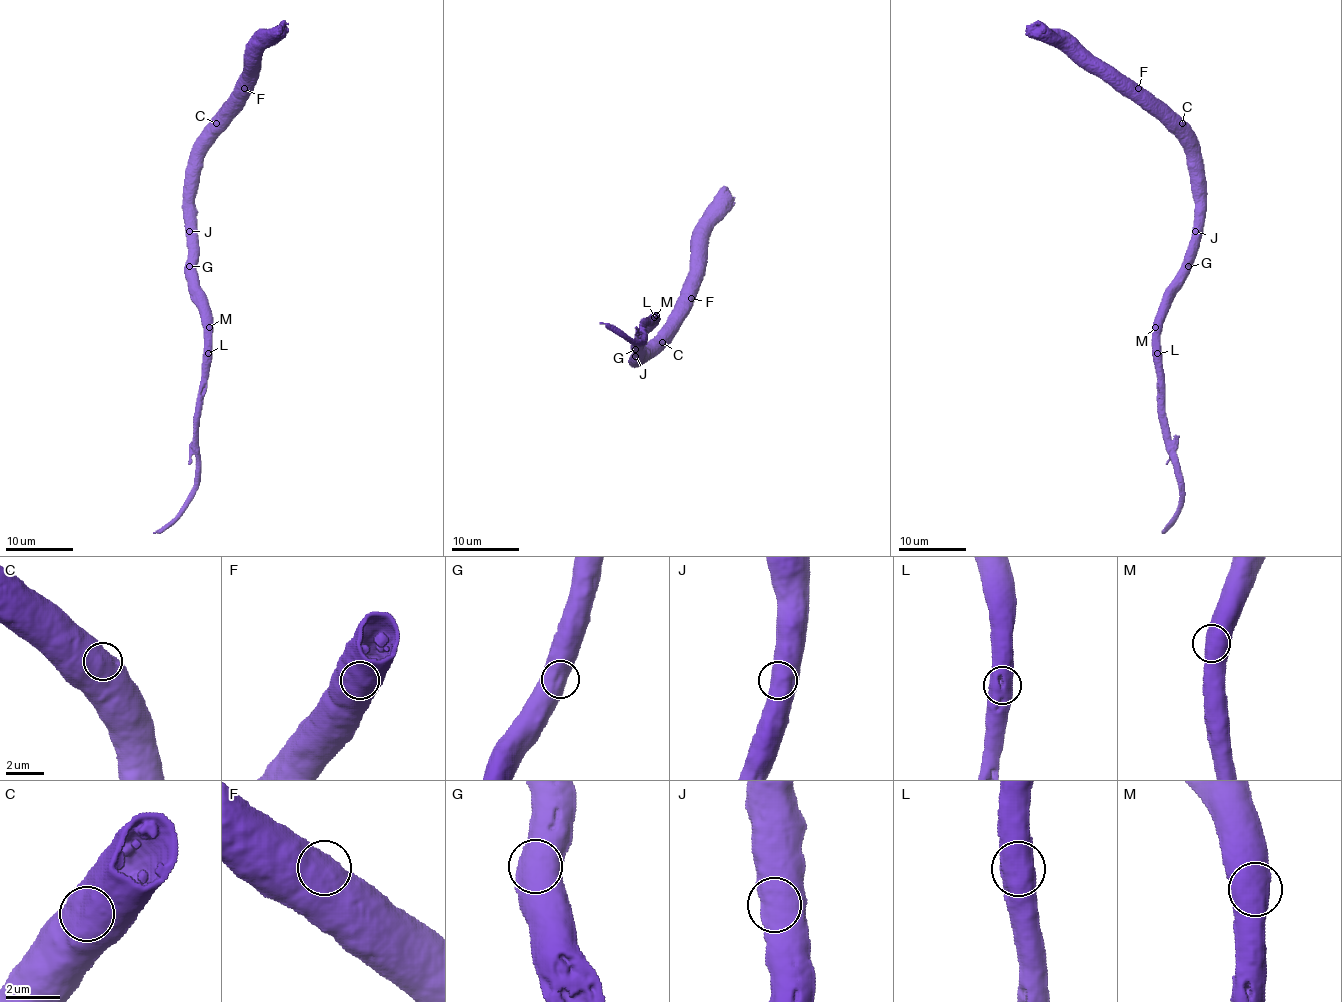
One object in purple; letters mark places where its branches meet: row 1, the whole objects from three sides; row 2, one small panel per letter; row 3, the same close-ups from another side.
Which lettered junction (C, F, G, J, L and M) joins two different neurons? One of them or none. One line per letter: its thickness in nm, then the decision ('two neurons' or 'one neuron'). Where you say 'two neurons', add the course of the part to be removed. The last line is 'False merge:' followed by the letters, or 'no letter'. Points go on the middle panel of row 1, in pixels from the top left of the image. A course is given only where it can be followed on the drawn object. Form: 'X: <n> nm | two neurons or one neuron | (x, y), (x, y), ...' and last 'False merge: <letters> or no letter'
C: 850 nm | one neuron
F: 1000 nm | one neuron
G: 900 nm | one neuron
J: 1100 nm | one neuron
L: 900 nm | one neuron
M: 900 nm | one neuron
False merge: no letter

